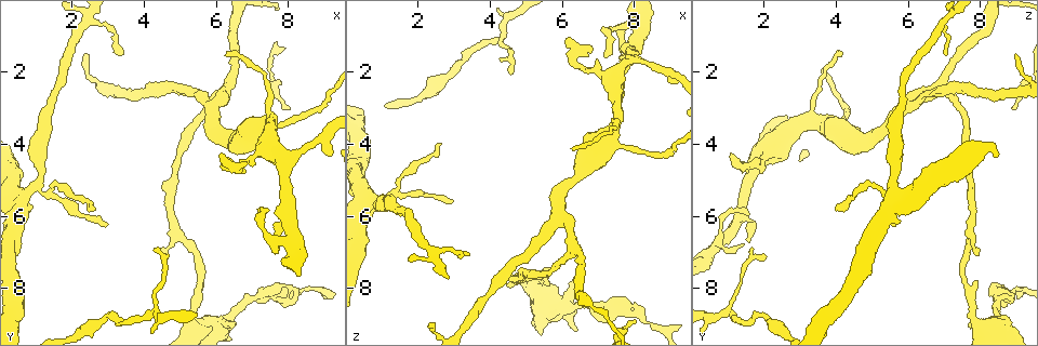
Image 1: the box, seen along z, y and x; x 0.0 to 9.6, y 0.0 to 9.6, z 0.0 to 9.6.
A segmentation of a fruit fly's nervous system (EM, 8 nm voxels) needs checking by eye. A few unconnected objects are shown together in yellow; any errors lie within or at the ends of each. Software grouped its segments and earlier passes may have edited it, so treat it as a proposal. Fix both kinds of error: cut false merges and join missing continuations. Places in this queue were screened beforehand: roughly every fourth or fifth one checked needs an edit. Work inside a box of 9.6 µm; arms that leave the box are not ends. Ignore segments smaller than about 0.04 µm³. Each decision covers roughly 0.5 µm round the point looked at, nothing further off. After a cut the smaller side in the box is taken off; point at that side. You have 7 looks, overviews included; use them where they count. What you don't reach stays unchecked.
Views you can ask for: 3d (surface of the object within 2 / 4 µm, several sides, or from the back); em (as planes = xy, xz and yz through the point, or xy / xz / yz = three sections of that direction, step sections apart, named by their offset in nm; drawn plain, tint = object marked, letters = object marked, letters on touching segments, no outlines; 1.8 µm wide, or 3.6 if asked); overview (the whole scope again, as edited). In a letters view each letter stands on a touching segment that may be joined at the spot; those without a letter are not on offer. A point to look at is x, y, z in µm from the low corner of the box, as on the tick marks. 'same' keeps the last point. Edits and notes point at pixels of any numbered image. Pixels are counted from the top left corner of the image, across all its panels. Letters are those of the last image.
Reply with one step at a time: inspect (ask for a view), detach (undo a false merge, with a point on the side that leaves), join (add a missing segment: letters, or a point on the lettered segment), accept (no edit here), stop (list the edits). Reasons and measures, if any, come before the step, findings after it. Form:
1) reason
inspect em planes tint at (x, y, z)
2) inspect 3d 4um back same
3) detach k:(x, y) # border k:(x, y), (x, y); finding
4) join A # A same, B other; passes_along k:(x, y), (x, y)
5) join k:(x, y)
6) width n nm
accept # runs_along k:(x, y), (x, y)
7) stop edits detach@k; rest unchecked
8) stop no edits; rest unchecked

thick turns thin
inspect 3d 4um at (6.10, 9.10, 8.35)

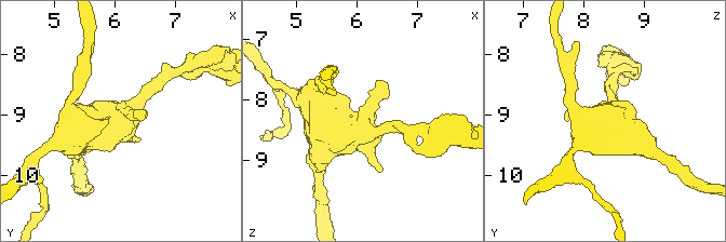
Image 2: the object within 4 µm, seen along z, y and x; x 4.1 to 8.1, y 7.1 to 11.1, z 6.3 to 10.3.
need the tissue
inspect em 3.6um xy step 4 tint at (6.10, 9.10, 8.35)

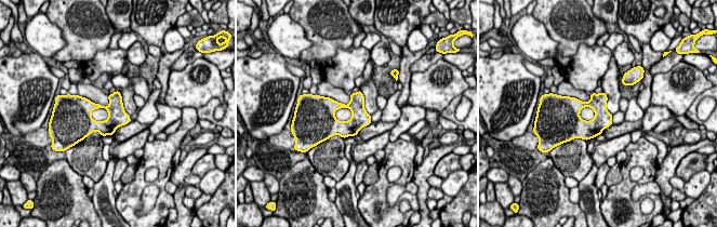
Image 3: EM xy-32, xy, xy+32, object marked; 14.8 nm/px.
inspect em 3.6um planes letters same

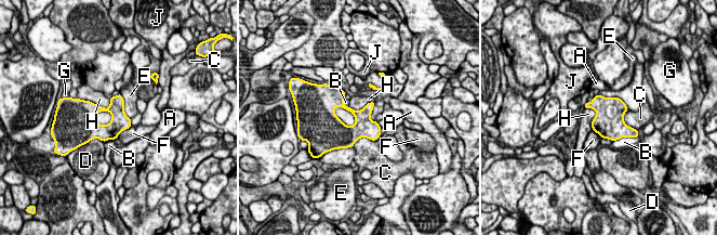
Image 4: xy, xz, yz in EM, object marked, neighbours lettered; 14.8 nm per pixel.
longest_contact C 460 nm
accept # A other, B other, C other, D other, E other, F other, G other, H other, J other; one neuron here

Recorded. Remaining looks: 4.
branch stops here
inspect 3d 4um at (4.60, 7.15, 2.05)

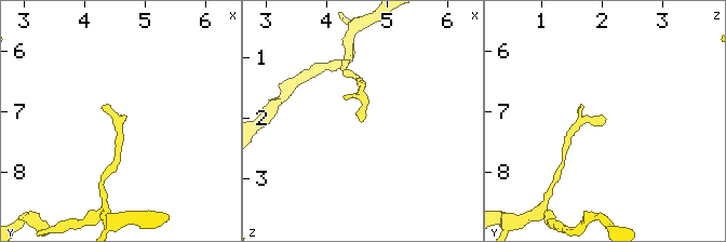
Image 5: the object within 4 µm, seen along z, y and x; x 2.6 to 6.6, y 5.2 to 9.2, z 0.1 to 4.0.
inspect em planes letters at (4.65, 7.15, 2.05)

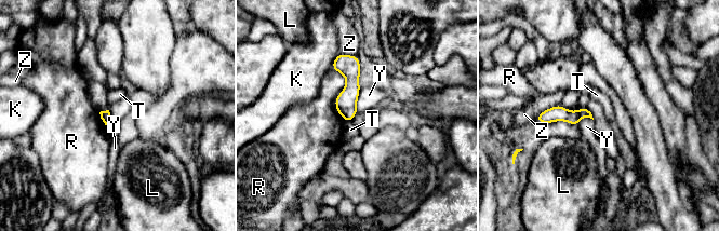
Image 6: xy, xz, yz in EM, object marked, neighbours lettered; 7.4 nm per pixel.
width 70 nm
accept # K other, L other, R other, T other, Y other, Z other; runs_along 6:(341, 56), (350, 69), (349, 118); none of them fits

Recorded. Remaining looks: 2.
an open end
inspect em planes letters at (2.35, 1.55, 8.95)

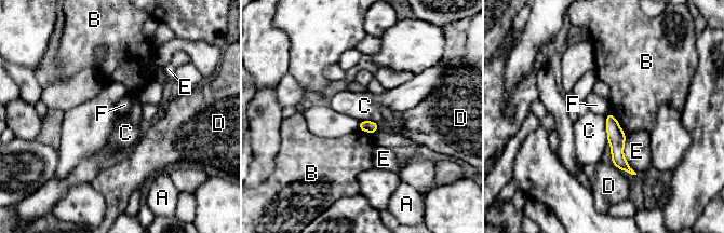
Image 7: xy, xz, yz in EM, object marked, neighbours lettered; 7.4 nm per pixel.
accept # A other, B other, C other, D other, E other, F other; runs_along 7:(608, 115), (617, 158), (628, 168); none of them fits

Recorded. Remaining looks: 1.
stop no edits; rest unchecked

